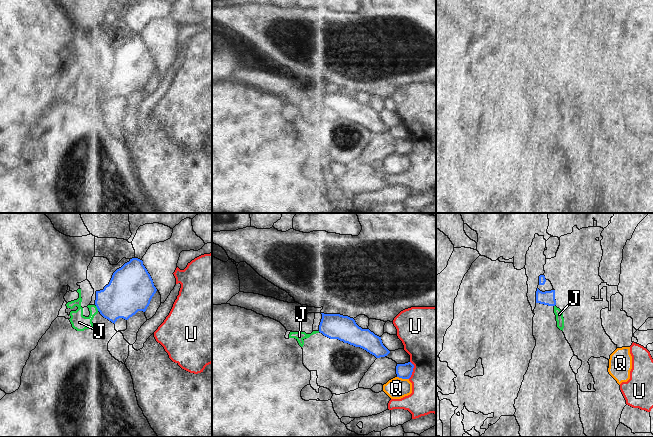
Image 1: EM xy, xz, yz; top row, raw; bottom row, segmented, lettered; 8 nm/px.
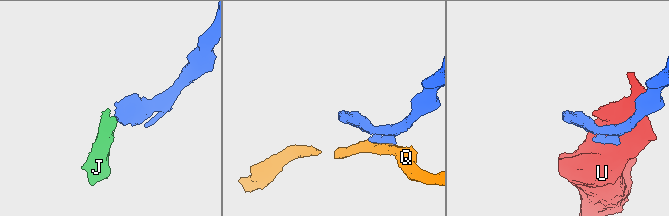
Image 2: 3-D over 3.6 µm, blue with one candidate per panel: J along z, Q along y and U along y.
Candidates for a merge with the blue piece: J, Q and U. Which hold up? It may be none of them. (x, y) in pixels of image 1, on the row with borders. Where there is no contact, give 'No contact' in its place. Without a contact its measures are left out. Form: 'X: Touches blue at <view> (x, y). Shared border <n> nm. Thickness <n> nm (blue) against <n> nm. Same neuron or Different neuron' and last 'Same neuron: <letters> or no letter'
J: Touches blue at xy (97, 308). Shared border 50 nm. Thickness 320 nm (blue) against 130 nm. Different neuron
Q: Touches blue at xz (403, 378). Shared border 100 nm. Thickness 120 nm (blue) against 170 nm. Different neuron
U: Touches blue at xz (412, 370). Shared border 140 nm. Thickness 120 nm (blue) against 420 nm. Different neuron
Same neuron: no letter

